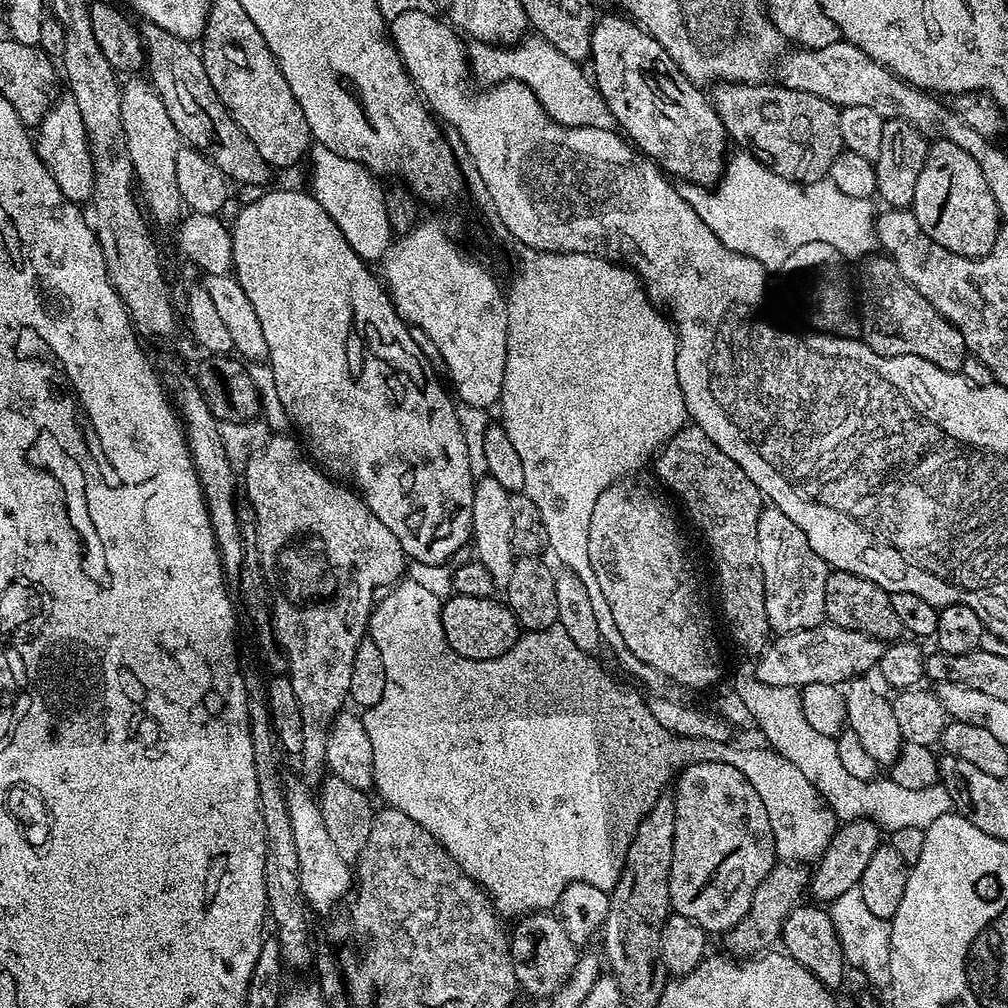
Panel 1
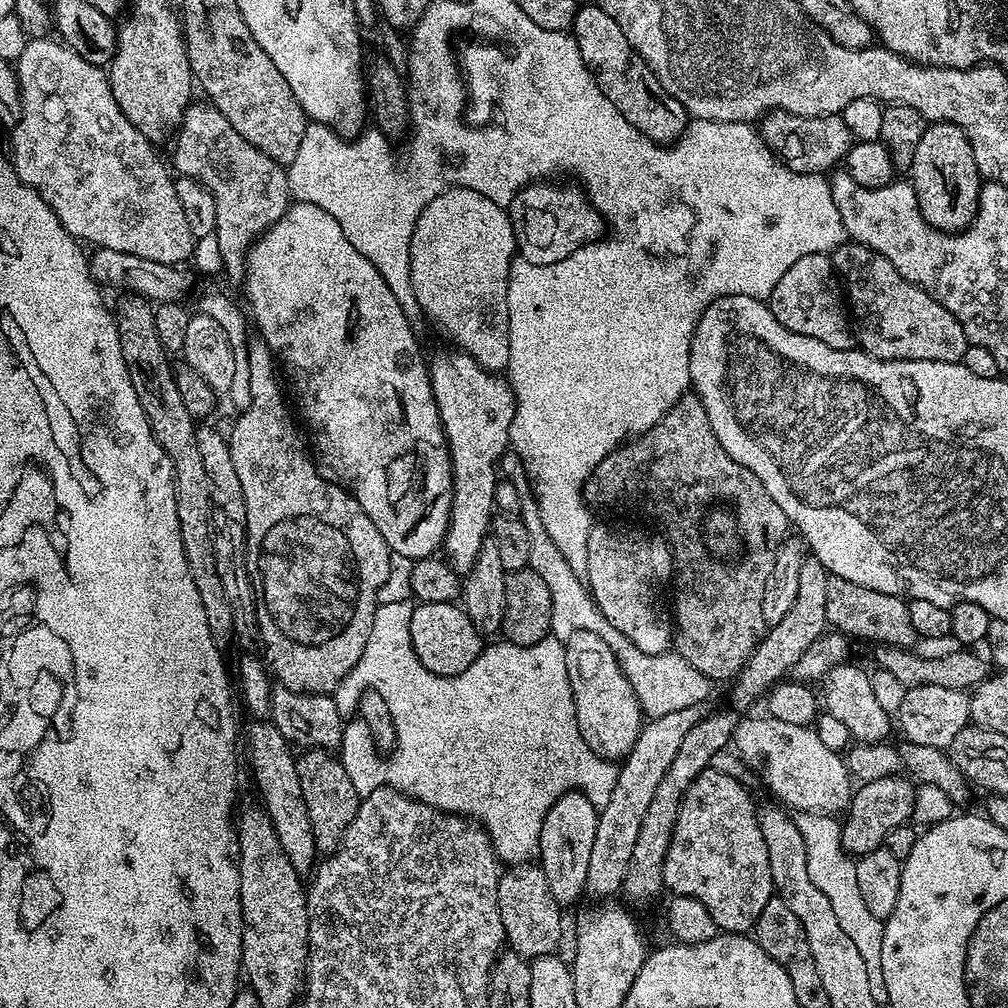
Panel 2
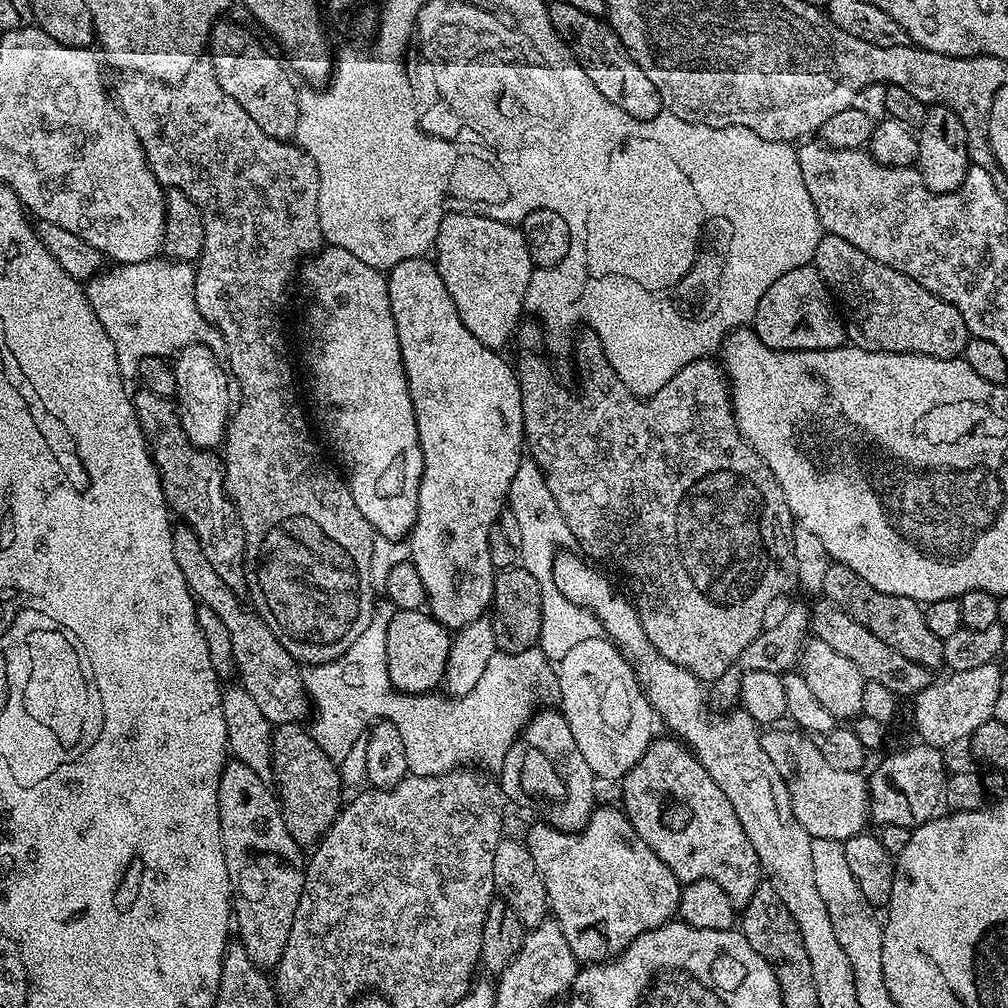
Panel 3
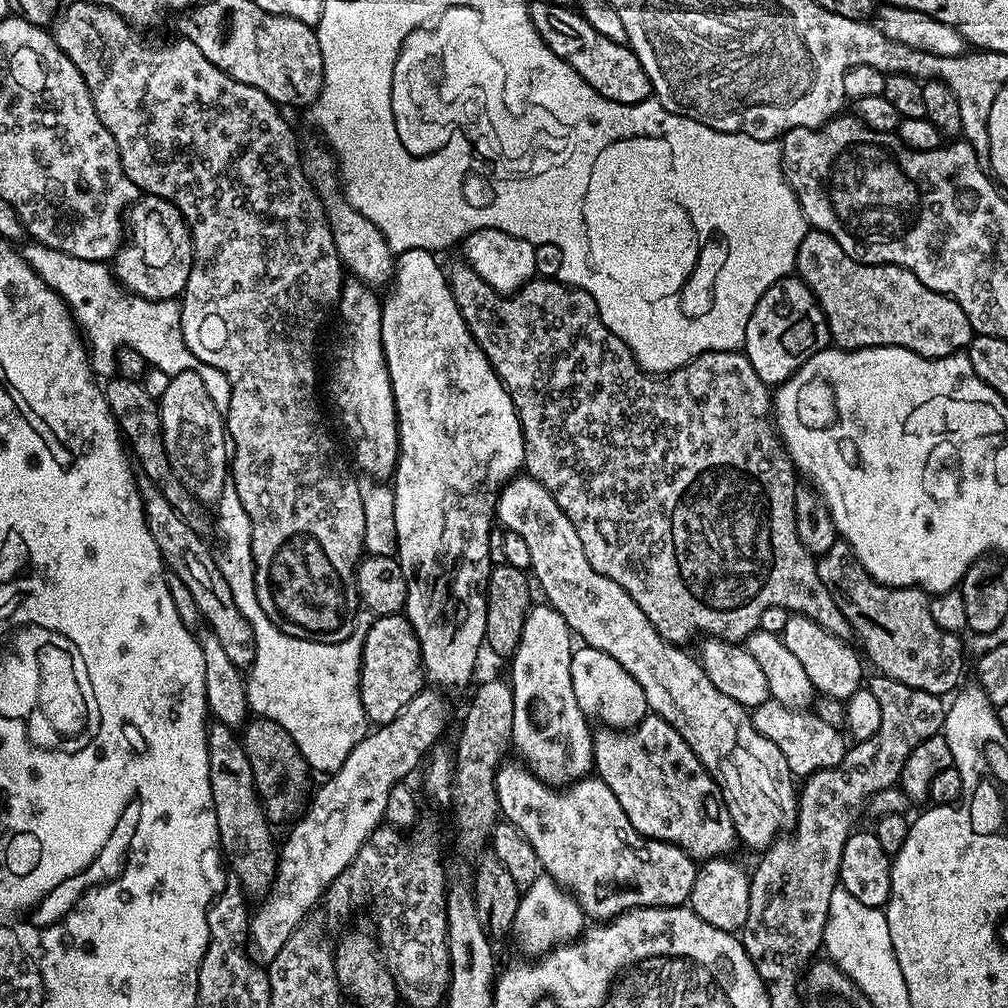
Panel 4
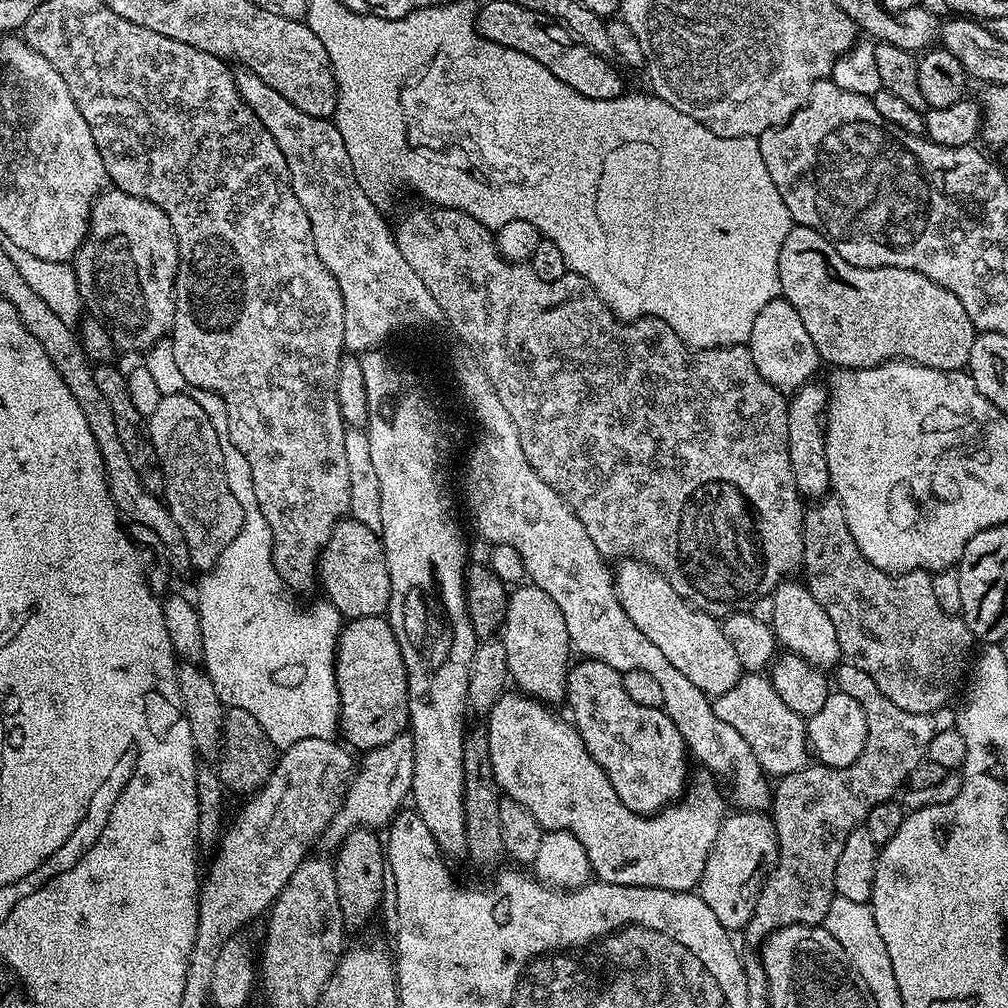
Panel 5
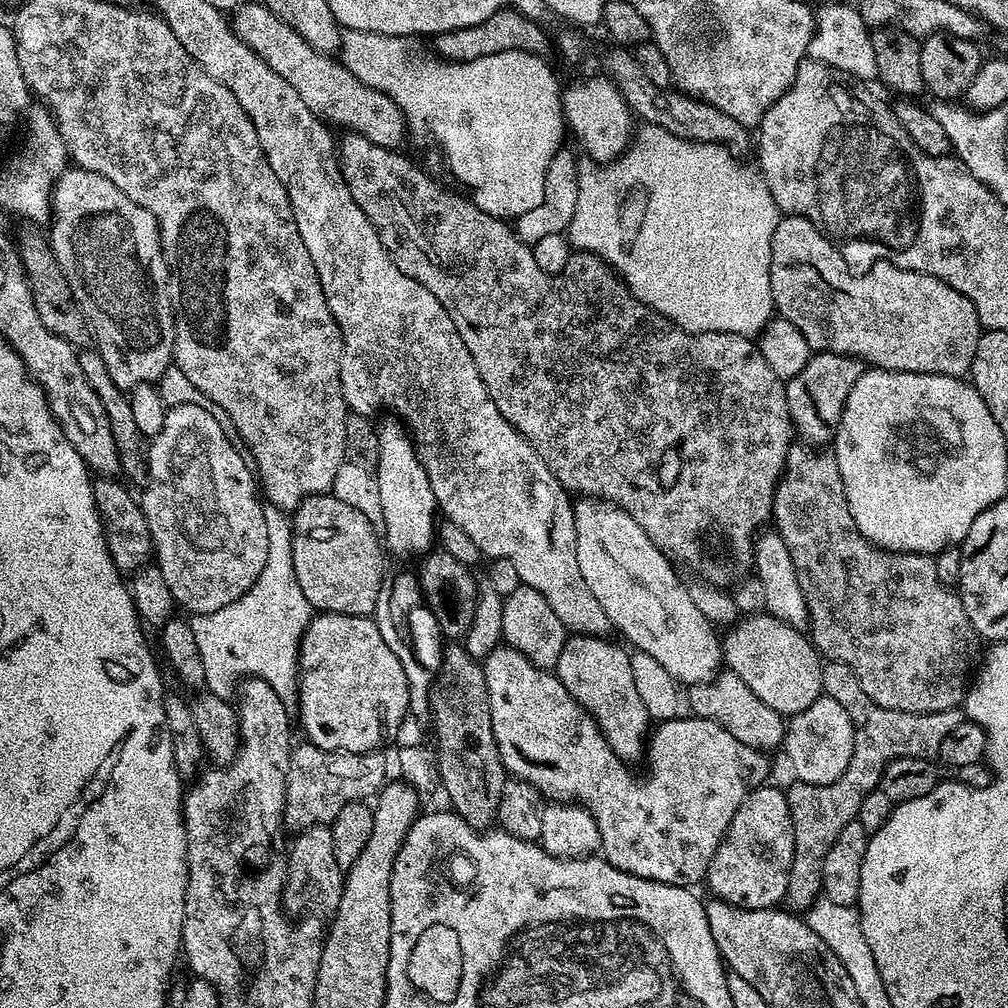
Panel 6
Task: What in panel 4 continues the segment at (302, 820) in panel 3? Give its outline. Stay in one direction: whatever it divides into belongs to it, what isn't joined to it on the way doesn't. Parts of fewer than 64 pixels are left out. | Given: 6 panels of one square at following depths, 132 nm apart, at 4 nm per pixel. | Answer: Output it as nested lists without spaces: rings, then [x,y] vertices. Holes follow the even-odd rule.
[[[256,716],[243,727],[241,743],[246,750],[246,758],[250,758],[250,770],[254,770],[256,792],[260,795],[260,803],[264,805],[264,815],[272,822],[295,821],[302,812],[302,804],[296,801],[296,796],[301,802],[307,801],[310,796],[310,767],[299,752],[294,738],[272,719]]]

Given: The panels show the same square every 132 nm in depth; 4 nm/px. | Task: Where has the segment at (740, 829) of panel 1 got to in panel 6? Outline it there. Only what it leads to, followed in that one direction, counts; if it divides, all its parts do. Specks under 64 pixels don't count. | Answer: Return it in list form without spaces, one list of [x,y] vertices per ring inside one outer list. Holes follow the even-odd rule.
[[[569,635],[554,671],[562,686],[566,686],[572,697],[592,715],[614,754],[618,754],[622,761],[633,762],[645,755],[646,741],[650,736],[650,717],[638,690],[634,690],[629,649],[619,648],[610,641],[603,636]]]

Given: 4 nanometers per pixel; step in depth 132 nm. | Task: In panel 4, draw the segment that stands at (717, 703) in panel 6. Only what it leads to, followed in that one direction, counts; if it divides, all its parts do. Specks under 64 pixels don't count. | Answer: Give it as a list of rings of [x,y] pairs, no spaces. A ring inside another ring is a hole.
[[[769,699],[762,706],[751,709],[752,725],[762,738],[774,742],[778,750],[782,750],[782,758],[786,758],[786,766],[790,766],[793,777],[807,778],[818,770],[826,770],[838,766],[848,753],[849,745],[844,744],[846,736],[843,731],[818,718],[815,711],[801,710],[782,706],[782,702]]]

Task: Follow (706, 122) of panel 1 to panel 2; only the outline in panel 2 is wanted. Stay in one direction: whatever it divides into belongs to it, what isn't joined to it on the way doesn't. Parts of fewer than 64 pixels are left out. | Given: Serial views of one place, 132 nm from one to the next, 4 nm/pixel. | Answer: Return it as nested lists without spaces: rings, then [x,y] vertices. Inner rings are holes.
[[[595,3],[577,7],[576,17],[570,29],[576,45],[580,47],[586,66],[596,78],[596,85],[618,106],[618,110],[642,134],[665,146],[680,139],[690,123],[690,117],[682,102],[678,102],[660,85],[650,66],[630,46],[622,34],[622,26],[606,14],[606,10],[596,7]]]

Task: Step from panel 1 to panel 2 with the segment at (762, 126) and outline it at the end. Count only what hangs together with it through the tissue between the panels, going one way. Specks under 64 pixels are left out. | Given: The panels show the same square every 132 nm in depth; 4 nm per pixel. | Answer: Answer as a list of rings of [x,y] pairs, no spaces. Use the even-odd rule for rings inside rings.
[[[770,112],[763,117],[762,135],[768,147],[789,172],[824,174],[835,169],[854,143],[843,115],[799,116],[789,112]],[[836,164],[836,165],[835,165]],[[828,168],[828,169],[827,169]]]

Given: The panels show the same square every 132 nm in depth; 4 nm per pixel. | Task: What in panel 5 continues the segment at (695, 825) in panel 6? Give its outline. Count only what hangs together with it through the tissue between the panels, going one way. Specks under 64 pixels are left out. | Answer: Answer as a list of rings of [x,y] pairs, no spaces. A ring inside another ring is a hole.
[[[516,690],[505,691],[487,712],[490,766],[501,793],[507,799],[526,806],[541,828],[549,832],[566,830],[574,834],[574,838],[582,842],[586,858],[590,858],[593,877],[599,883],[661,888],[675,892],[693,891],[700,883],[702,870],[706,870],[706,858],[718,838],[720,824],[726,815],[726,796],[720,793],[721,785],[708,774],[703,774],[697,780],[695,777],[675,804],[669,804],[653,815],[639,816],[620,801],[618,794],[614,794],[610,778],[606,778],[602,766],[598,766],[590,750],[586,750],[576,725],[552,712],[549,705]]]

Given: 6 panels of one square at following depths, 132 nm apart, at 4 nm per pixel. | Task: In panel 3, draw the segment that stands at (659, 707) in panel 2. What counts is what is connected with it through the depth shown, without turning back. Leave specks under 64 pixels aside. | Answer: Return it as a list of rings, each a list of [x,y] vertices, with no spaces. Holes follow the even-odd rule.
[[[531,456],[521,457],[513,481],[510,482],[506,504],[517,515],[518,527],[521,529],[521,545],[517,548],[517,559],[520,566],[537,579],[542,593],[542,630],[538,647],[545,657],[558,662],[579,643],[601,639],[605,635],[604,626],[588,608],[570,602],[558,590],[557,582],[554,581],[553,564],[557,551],[565,545],[562,543],[571,541],[571,532],[558,510],[554,496],[550,493],[548,483],[545,482],[544,472]]]

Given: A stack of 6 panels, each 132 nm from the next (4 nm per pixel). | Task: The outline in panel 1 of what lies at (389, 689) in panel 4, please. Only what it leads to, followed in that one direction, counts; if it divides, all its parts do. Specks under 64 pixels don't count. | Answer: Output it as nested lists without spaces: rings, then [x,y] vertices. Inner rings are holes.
[[[452,594],[452,597],[443,601],[441,610],[442,629],[445,631],[446,642],[452,647],[462,658],[472,660],[490,660],[496,659],[502,654],[506,654],[512,650],[517,640],[522,635],[522,629],[518,621],[514,618],[514,614],[508,608],[507,603],[496,601],[496,598],[470,598],[469,596],[461,596]]]

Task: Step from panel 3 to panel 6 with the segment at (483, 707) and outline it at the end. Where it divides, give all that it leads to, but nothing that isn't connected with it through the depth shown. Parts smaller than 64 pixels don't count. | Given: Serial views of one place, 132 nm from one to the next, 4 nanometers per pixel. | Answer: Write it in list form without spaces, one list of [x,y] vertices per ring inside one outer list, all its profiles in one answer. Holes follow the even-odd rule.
[[[269,531],[266,564],[262,574],[242,598],[210,614],[193,615],[190,623],[206,670],[207,691],[223,698],[231,697],[238,678],[265,680],[280,697],[295,697],[298,692],[298,661],[304,632],[309,628],[314,609],[306,602],[292,565],[292,533]]]

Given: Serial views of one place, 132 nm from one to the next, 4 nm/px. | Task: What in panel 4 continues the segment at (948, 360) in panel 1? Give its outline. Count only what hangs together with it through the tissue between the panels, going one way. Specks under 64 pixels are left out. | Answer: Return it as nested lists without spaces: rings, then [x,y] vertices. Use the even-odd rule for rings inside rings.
[[[810,230],[804,235],[798,246],[794,272],[814,294],[828,323],[831,343],[837,348],[851,350],[894,346],[933,360],[963,353],[974,335],[966,310],[962,310],[951,296],[938,294],[930,290],[930,286],[922,286],[922,282],[918,282],[918,278],[902,266],[863,264],[850,258],[850,254],[846,254],[846,250],[842,250],[842,246],[838,246],[838,242],[825,232]]]

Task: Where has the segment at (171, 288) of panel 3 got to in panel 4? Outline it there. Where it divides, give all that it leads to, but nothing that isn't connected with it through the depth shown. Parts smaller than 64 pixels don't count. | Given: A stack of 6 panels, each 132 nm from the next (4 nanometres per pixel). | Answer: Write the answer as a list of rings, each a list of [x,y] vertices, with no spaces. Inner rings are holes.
[[[28,242],[24,246],[22,255],[26,263],[38,274],[38,278],[42,278],[42,282],[46,282],[46,286],[50,286],[63,298],[72,312],[72,319],[76,321],[79,331],[86,341],[88,361],[92,364],[92,372],[101,381],[107,382],[113,379],[116,352],[119,348],[138,350],[138,354],[142,354],[145,365],[152,367],[153,364],[158,371],[165,372],[165,377],[168,378],[193,371],[197,367],[198,361],[194,358],[194,354],[190,354],[190,350],[182,338],[180,305],[176,300],[147,300],[134,295],[120,283],[114,272],[108,269],[107,263],[86,258],[74,258],[74,254],[59,252],[48,248],[45,244]]]

